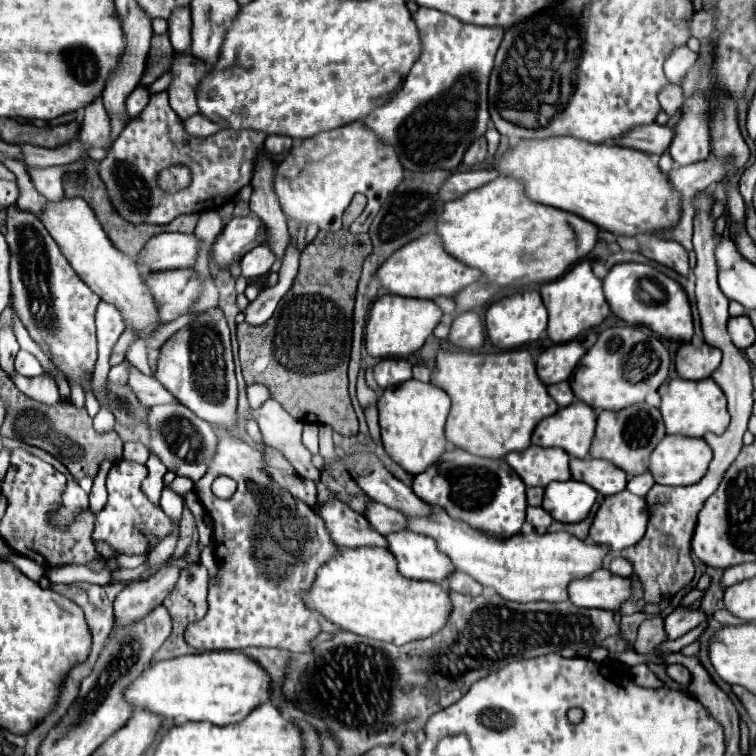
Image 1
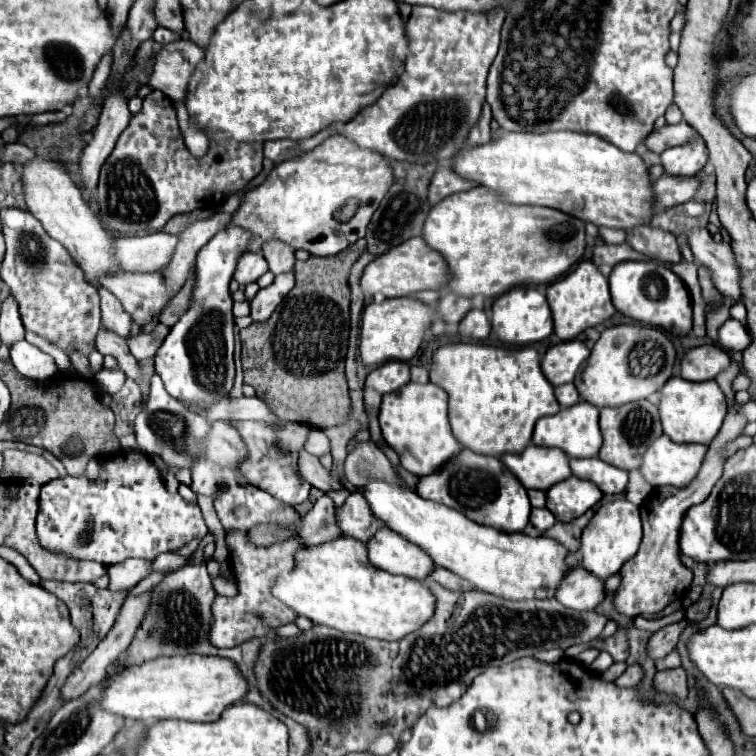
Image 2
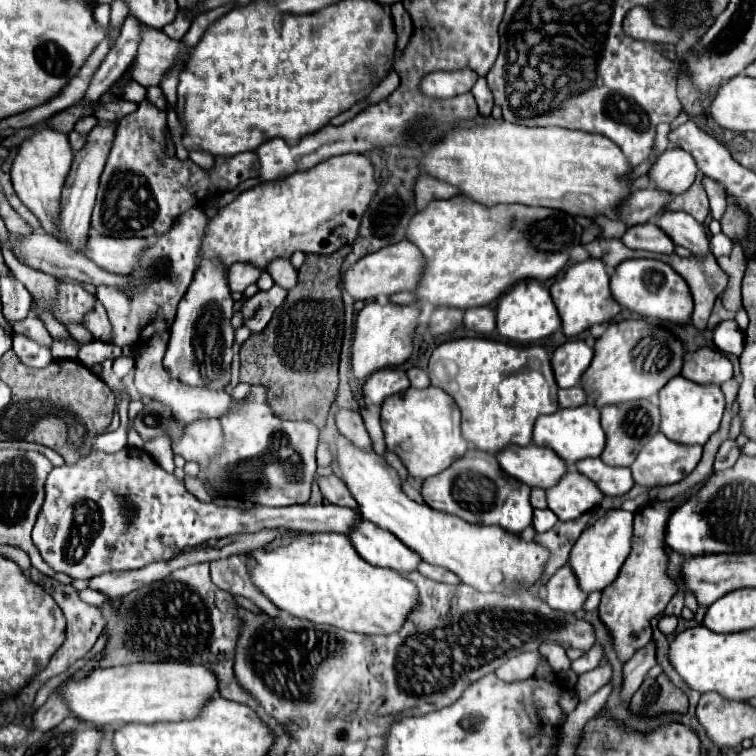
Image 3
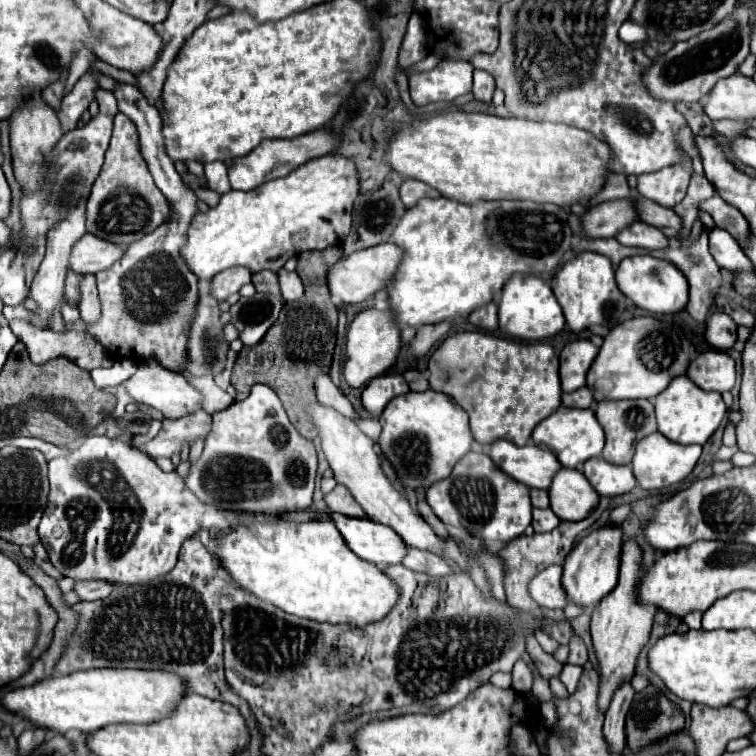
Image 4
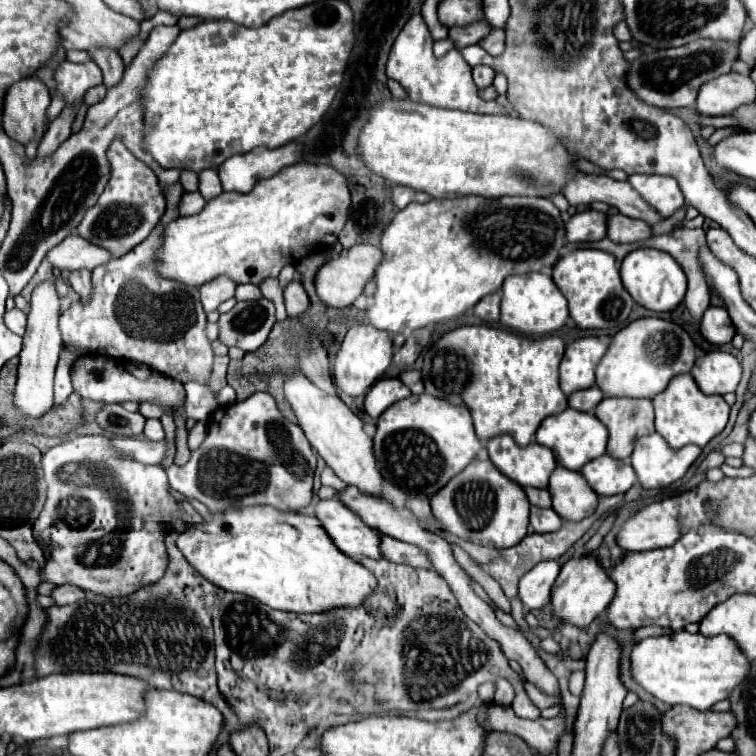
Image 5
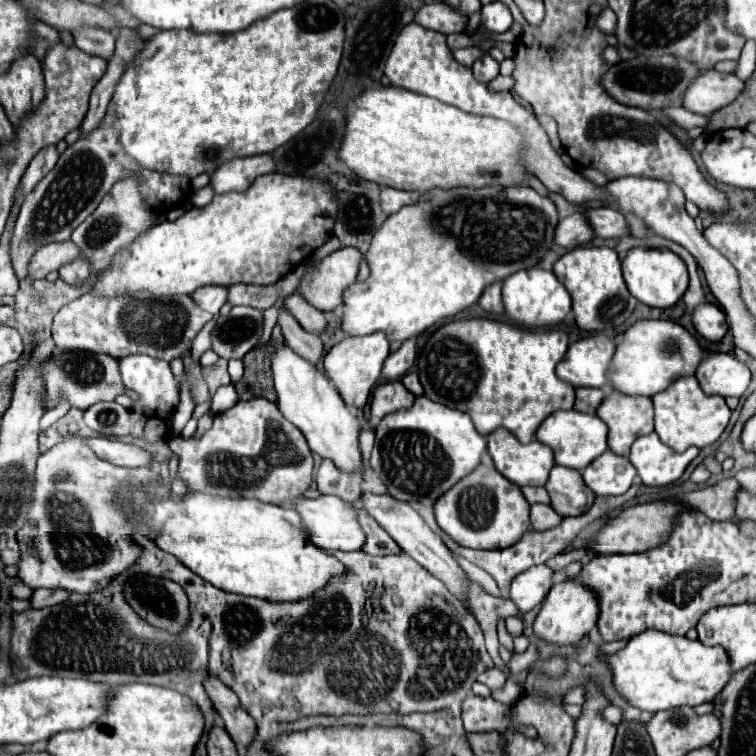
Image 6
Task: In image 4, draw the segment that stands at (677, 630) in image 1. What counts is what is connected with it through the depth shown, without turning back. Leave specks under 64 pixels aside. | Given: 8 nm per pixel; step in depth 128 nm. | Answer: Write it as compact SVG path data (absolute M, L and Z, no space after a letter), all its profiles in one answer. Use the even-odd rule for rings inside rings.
M624 682L624 684L620 684L620 688L616 688L616 692L610 700L606 720L604 720L604 736L614 752L624 750L624 742L626 742L624 718L626 718L632 698L634 698L634 688L630 682Z

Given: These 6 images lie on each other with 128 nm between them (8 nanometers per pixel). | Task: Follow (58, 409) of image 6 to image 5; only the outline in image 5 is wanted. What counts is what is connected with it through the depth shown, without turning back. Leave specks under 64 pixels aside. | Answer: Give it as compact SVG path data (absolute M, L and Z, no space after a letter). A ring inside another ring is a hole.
M170 184L164 190L166 212L156 224L148 240L132 248L132 252L110 260L104 266L92 270L94 294L88 304L72 304L60 314L60 332L64 340L64 352L56 368L54 402L62 404L72 394L72 384L66 382L70 366L80 354L102 354L122 362L142 362L156 372L174 376L180 382L200 382L210 388L210 372L214 354L210 340L206 338L206 312L200 304L196 286L168 280L158 274L158 248L166 224L176 220L180 198L184 194L182 184Z

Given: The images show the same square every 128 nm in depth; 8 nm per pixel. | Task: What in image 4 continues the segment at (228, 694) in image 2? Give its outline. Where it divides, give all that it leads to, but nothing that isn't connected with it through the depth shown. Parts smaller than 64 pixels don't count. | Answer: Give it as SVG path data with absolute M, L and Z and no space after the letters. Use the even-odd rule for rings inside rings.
M86 670L68 676L52 676L28 688L18 688L2 698L2 704L16 714L28 718L34 726L50 728L66 734L68 730L94 732L108 724L132 722L152 724L166 718L172 708L188 694L188 686L180 674L164 670Z

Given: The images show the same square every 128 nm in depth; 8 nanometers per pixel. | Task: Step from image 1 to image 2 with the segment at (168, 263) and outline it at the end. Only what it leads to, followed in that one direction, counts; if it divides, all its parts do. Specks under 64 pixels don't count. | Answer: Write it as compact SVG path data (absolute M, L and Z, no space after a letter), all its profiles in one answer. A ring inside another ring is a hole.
M156 232L114 240L114 252L126 272L158 272L172 260L178 236Z

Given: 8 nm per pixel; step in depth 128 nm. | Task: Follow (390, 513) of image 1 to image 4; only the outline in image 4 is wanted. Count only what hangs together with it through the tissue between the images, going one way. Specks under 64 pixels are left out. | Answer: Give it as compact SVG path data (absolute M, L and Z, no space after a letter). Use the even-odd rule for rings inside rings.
M86 436L68 456L50 460L48 478L48 506L38 536L54 568L76 580L102 578L126 586L150 582L176 566L184 540L200 530L230 532L234 526L254 522L330 520L328 508L276 516L214 508L200 502L176 472L162 472L150 456L108 436Z

